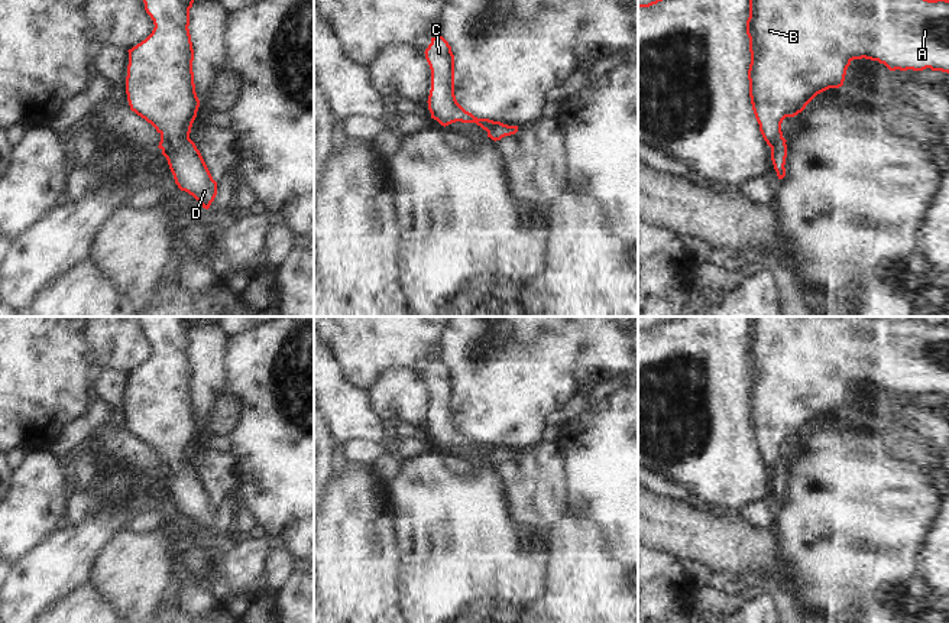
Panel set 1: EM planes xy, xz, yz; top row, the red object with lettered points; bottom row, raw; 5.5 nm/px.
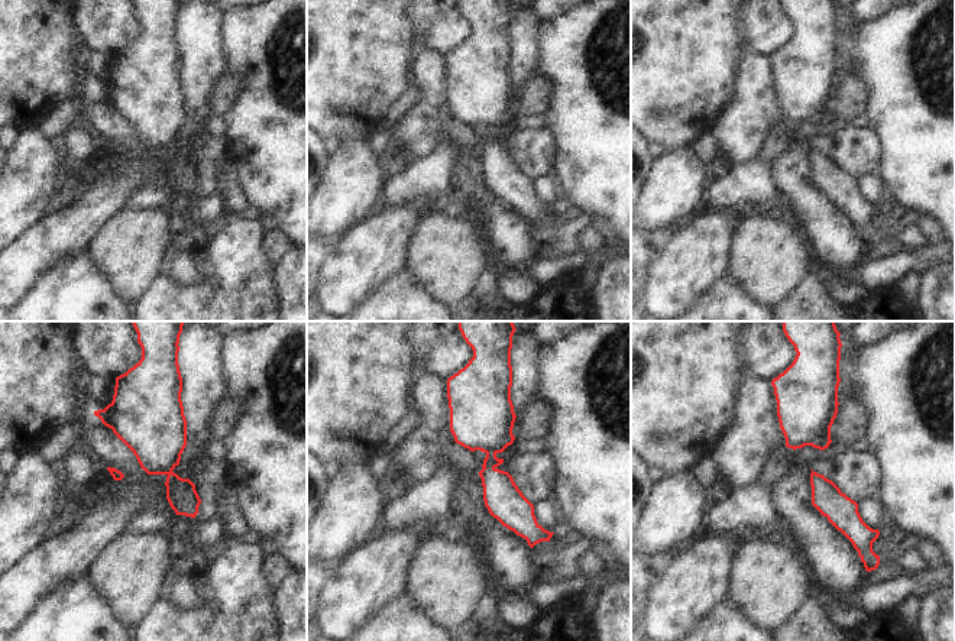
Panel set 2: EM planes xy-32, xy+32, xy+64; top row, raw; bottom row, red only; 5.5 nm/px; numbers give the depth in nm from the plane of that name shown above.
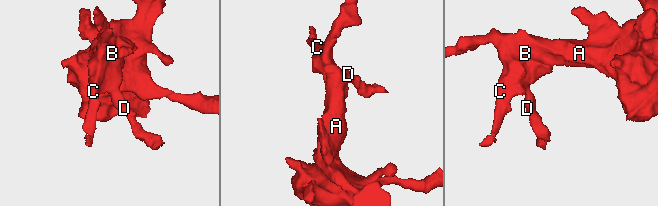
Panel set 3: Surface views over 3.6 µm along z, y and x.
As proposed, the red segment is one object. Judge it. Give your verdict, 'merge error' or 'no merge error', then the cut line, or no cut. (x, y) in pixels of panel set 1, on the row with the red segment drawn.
no merge error; no cut

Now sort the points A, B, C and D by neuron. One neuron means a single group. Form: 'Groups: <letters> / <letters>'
Groups: A B C D.

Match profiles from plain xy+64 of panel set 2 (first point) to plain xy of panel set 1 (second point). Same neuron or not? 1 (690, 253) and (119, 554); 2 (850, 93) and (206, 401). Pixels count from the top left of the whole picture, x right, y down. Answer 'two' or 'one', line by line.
1: two
2: two

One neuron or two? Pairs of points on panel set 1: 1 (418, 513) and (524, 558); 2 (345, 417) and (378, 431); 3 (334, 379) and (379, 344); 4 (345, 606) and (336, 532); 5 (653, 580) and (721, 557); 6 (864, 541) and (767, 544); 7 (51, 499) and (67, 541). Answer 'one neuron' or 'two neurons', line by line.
1: one neuron
2: one neuron
3: two neurons
4: one neuron
5: two neurons
6: two neurons
7: two neurons

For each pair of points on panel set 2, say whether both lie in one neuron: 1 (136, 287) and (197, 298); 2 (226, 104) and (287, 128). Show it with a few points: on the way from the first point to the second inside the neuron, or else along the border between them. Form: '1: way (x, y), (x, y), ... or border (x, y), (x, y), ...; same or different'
1: border (158, 277), (151, 290), (135, 306); different
2: border (240, 74), (243, 90), (236, 106), (225, 117); different

